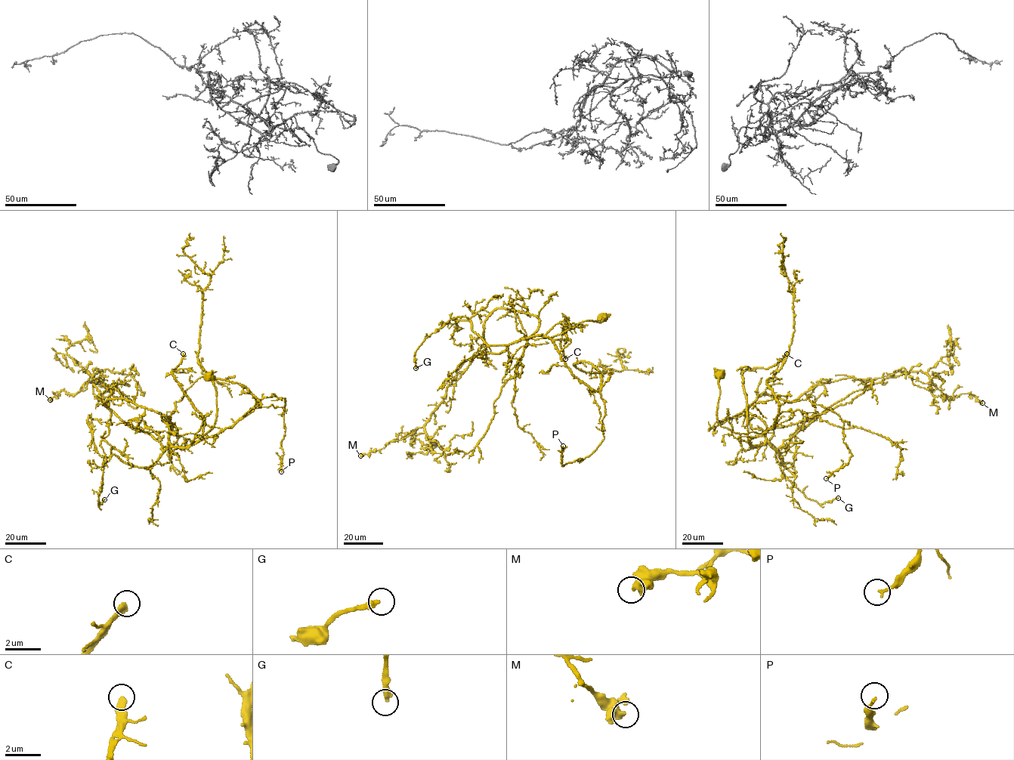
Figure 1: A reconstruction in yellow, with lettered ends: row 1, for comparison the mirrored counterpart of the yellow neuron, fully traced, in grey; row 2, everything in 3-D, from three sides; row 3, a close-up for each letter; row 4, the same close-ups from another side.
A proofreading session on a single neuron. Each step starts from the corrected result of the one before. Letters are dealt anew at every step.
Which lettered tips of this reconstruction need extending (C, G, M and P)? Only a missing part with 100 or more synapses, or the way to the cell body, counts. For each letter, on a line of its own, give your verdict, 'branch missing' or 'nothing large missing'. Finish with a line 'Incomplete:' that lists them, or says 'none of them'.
C: branch missing
G: nothing large missing
M: nothing large missing
P: nothing large missing
Incomplete: C

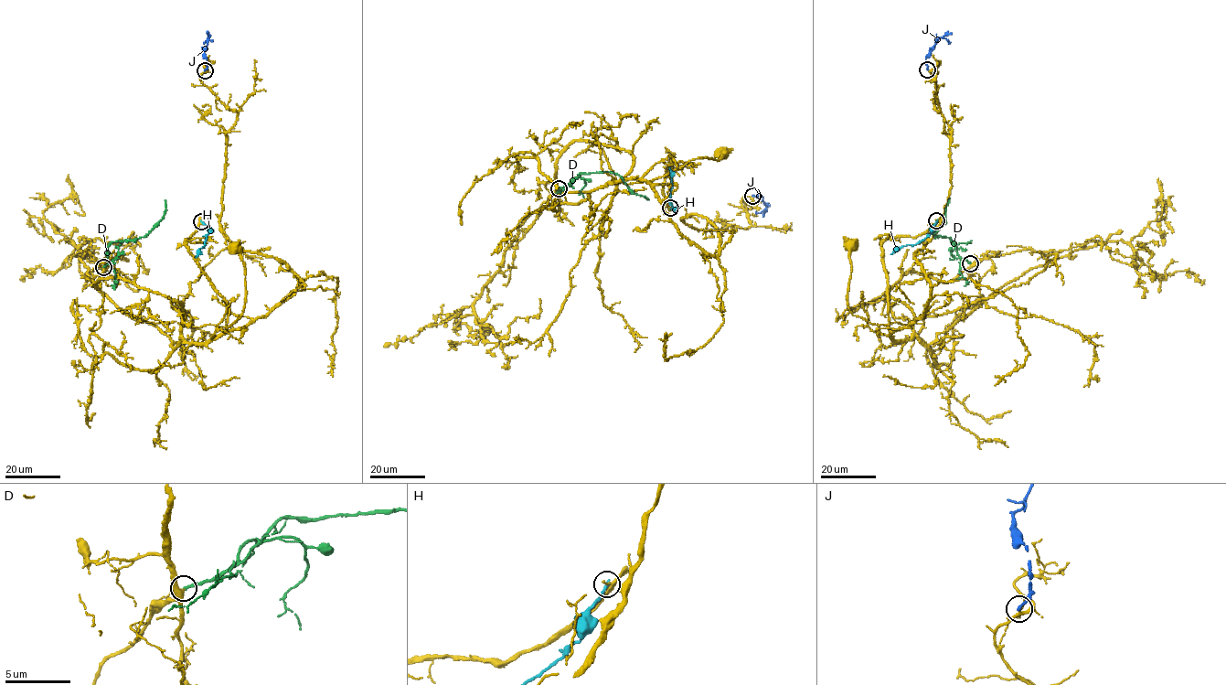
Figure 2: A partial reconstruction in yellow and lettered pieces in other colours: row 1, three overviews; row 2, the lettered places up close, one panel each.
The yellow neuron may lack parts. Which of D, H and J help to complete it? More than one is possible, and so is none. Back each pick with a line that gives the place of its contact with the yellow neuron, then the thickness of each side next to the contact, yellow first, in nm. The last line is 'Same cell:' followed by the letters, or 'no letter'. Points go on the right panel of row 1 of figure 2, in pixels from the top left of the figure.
D: contact (970, 263); calibres 320 and 240 nm
Same cell: D

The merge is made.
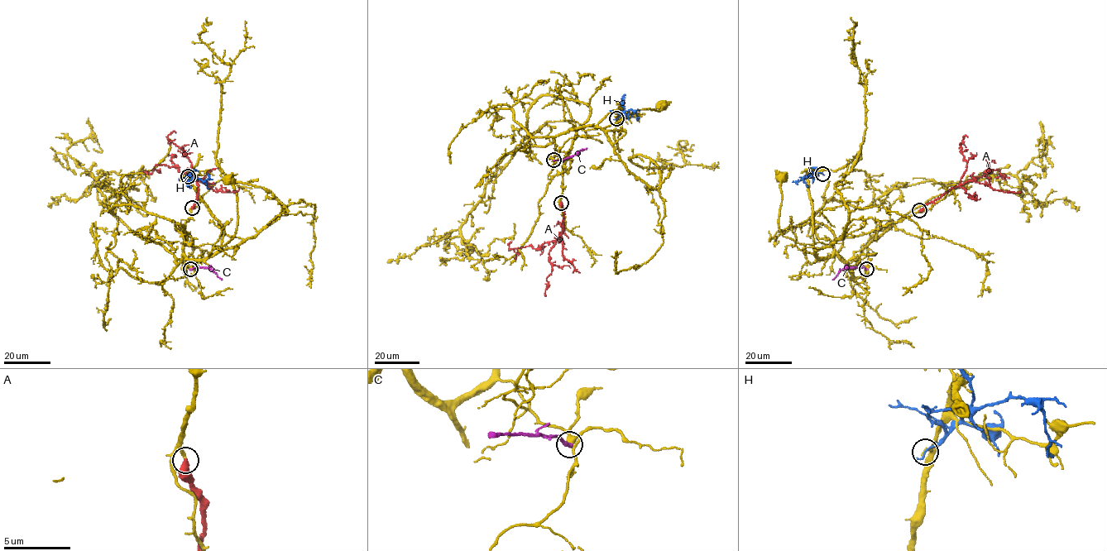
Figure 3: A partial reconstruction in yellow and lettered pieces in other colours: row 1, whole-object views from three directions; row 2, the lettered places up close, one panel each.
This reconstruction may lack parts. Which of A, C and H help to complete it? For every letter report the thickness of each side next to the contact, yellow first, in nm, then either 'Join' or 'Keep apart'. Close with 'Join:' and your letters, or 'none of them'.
A: Thickness 220 nm (yellow) against 480 nm. Join
C: Thickness 320 nm (yellow) against 320 nm. Keep apart
H: Thickness 120 nm (yellow) against 150 nm. Keep apart
Join: A

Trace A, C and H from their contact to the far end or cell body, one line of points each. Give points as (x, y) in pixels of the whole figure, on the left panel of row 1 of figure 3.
A: (192, 208), (197, 199), (198, 187), (192, 175), (165, 165), (155, 165), (150, 173), (144, 171), (147, 173)
C: (190, 269), (210, 268), (222, 279)
H: (188, 176), (190, 174), (193, 178), (205, 180), (208, 174)

